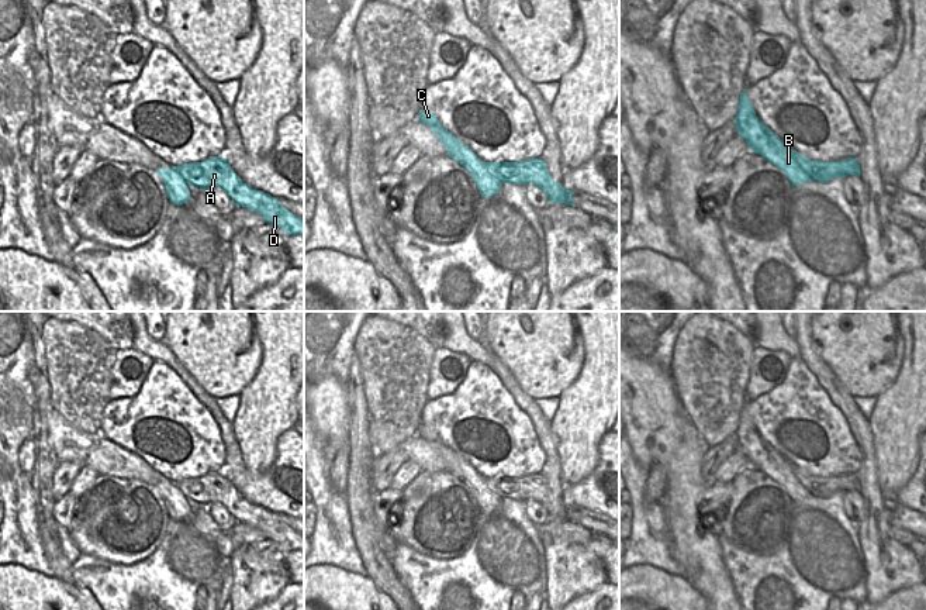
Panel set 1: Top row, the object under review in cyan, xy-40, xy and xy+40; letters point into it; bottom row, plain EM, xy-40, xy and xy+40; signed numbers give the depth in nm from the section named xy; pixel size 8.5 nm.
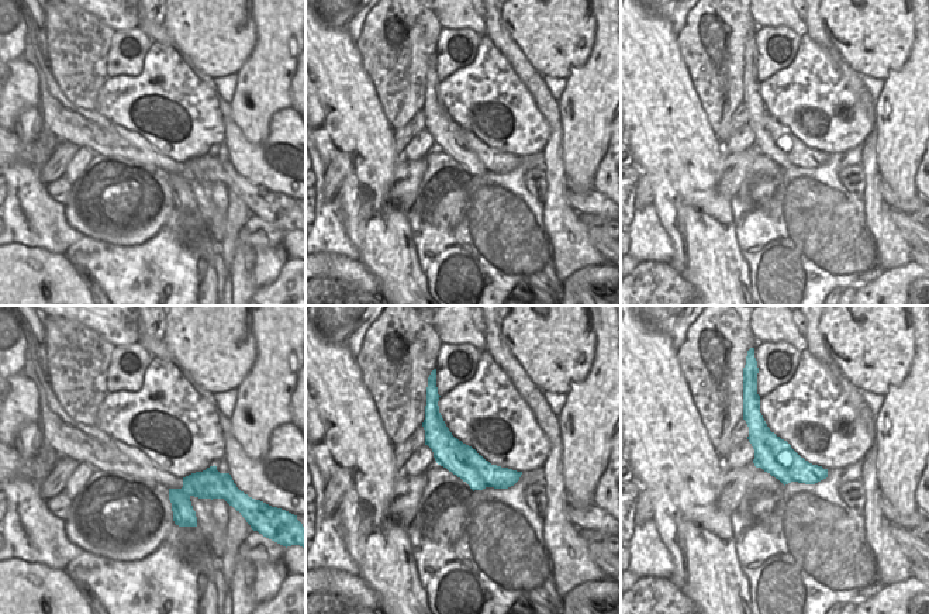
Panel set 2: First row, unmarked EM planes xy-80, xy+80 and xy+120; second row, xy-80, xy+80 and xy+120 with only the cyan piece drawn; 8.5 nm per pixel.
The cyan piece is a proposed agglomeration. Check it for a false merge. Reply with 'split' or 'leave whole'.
split

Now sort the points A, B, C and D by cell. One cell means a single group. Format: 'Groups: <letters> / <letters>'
Groups: A D / B C.

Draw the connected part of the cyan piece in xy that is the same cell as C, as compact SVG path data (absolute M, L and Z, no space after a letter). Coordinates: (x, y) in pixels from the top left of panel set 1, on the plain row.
M421 425L418 435L432 444L445 461L448 472L457 476L471 489L483 513L491 513L498 509L502 497L490 487L494 478L486 479L478 475L469 462L440 441L438 432L432 427Z

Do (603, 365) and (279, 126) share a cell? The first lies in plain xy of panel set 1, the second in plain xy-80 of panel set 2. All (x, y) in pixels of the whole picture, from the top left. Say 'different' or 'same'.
different

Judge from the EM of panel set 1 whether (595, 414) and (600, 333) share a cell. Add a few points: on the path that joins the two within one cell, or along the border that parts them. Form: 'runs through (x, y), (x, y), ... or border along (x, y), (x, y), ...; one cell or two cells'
runs through (597, 395), (600, 392), (600, 352); one cell

